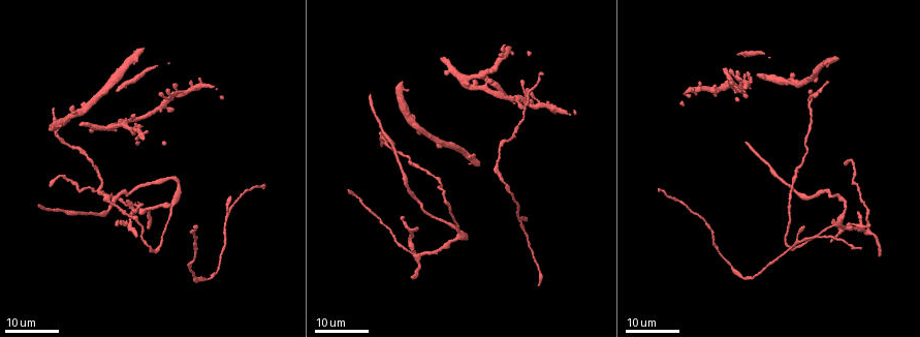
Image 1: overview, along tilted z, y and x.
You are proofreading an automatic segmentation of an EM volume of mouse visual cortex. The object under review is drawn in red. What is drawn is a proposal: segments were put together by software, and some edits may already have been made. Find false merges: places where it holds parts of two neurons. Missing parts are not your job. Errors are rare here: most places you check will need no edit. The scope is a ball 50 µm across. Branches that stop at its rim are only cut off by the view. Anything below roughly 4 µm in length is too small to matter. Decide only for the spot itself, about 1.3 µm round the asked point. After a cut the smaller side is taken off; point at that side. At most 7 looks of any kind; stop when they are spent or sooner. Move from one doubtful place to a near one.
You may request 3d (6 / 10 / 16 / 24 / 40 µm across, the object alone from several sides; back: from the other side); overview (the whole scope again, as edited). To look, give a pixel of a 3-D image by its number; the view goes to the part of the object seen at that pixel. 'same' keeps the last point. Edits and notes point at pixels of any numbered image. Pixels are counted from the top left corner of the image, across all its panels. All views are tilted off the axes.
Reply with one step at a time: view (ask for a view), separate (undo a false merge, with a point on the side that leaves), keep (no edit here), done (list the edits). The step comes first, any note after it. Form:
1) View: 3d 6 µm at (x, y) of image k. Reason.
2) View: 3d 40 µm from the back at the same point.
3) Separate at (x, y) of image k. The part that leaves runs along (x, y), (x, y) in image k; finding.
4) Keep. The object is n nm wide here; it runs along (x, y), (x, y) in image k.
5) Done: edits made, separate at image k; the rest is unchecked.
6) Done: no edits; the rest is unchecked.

View: 3d 24 µm at (177, 194) of image 1.

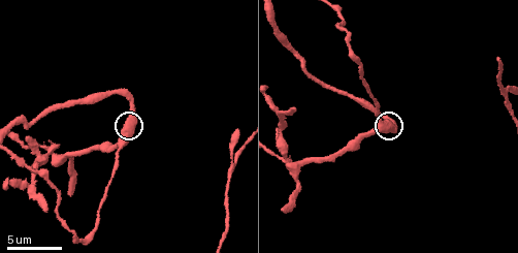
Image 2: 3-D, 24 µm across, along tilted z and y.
View: 3d 10 µm at (134, 125) of image 2.

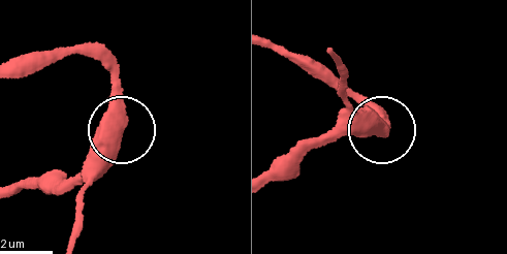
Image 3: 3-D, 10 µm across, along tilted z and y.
Keep. The object is 510 nm wide here; it runs along (71, 243), (92, 167), (119, 129), (119, 67) in image 3; continuous, no second neuron.

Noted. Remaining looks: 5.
View: 3d 10 µm at (47, 154) of image 2. Looks like a crossing.

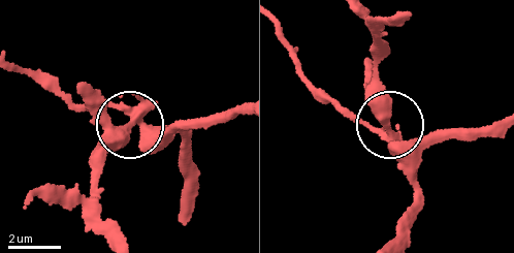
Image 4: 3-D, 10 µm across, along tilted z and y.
Separate at (111, 125) of image 4. The side arm is 9 µm long; a second neuron is stuck on.

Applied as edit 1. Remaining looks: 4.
View: 3d 6 µm at (348, 40) of image 2. Calibre changes.

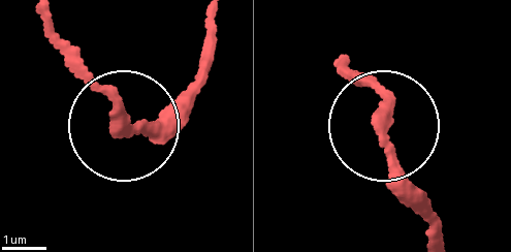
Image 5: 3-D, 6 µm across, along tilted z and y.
Keep. It runs along (50, 20), (124, 123), (191, 104) in image 5; one neuron here.

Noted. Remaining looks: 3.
Done: edits made, separate at image 4; the rest is unchecked.

